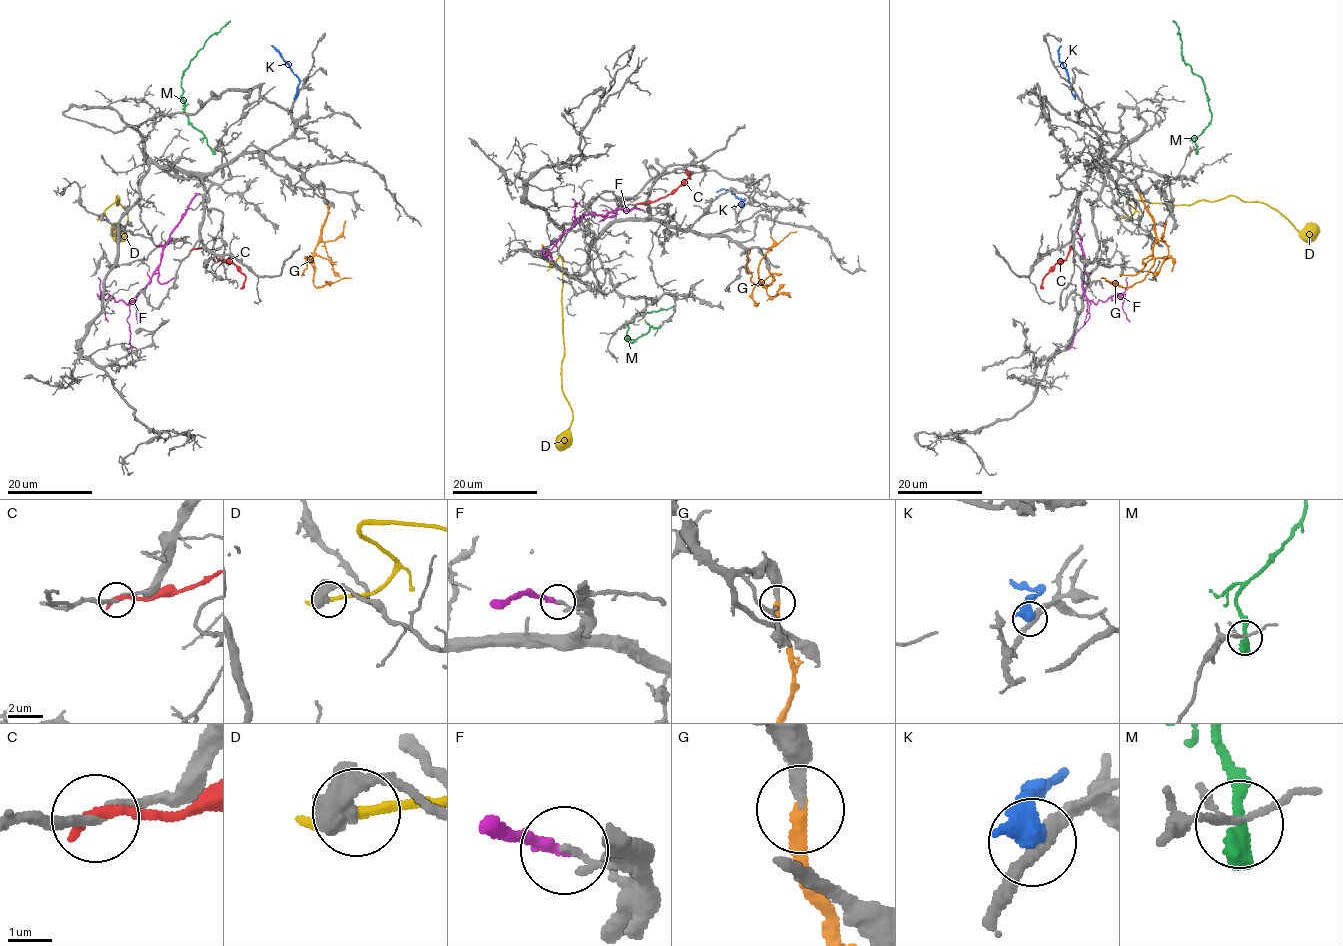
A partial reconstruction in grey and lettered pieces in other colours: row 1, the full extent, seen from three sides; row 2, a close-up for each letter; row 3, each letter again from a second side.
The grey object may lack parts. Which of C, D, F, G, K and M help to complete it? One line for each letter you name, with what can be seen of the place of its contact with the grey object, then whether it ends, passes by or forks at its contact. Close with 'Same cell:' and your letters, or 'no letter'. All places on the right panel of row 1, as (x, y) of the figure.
G: Touches grey at (1139, 192). It ends there
Same cell: G

